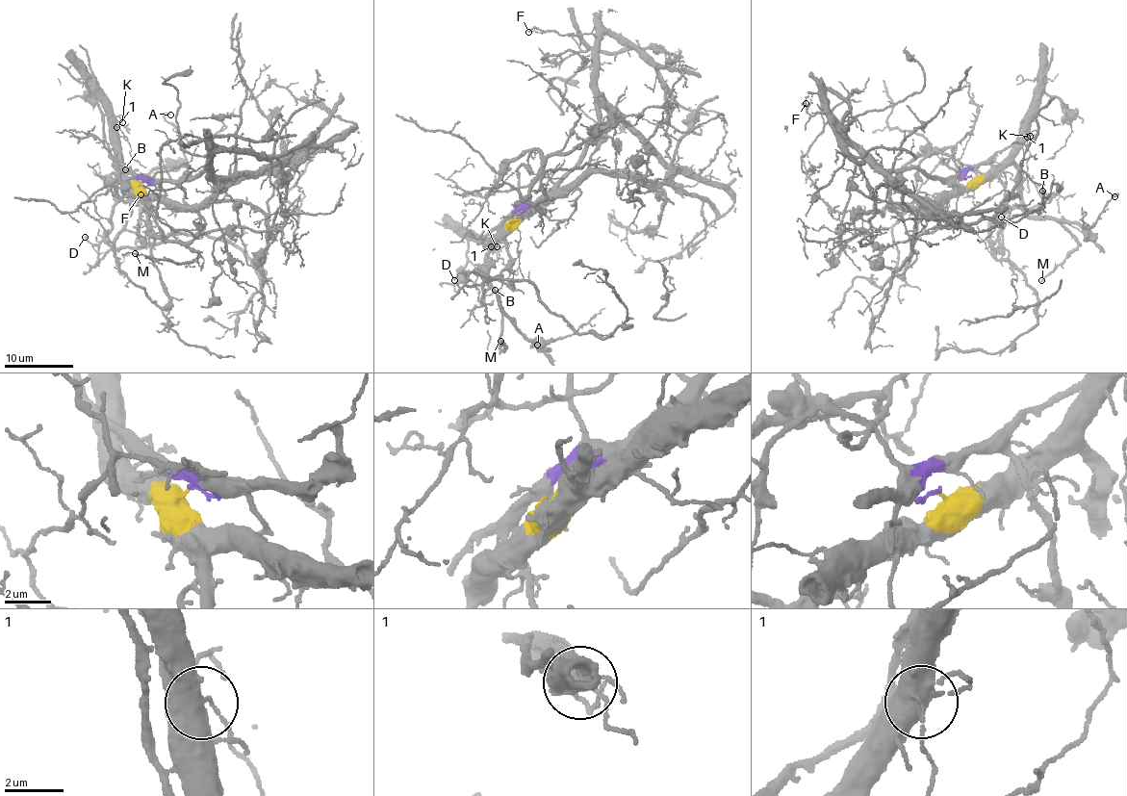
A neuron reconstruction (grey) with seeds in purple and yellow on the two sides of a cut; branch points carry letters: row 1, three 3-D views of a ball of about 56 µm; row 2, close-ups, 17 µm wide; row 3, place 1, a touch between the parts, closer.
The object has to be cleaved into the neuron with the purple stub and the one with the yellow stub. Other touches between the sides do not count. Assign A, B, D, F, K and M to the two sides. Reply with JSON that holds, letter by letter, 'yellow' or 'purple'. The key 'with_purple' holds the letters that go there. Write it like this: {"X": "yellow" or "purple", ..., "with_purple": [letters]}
{"A": "yellow", "B": "yellow", "D": "yellow", "F": "purple", "K": "yellow", "M": "yellow", "with_purple": ["F"]}

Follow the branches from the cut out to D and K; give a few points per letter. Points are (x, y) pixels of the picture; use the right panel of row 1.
D: (971, 176), (1014, 166), (1019, 177), (1019, 206), (1003, 219), (989, 221), (1000, 217)
K: (971, 176), (993, 171), (1034, 130), (1037, 132), (1030, 135)

